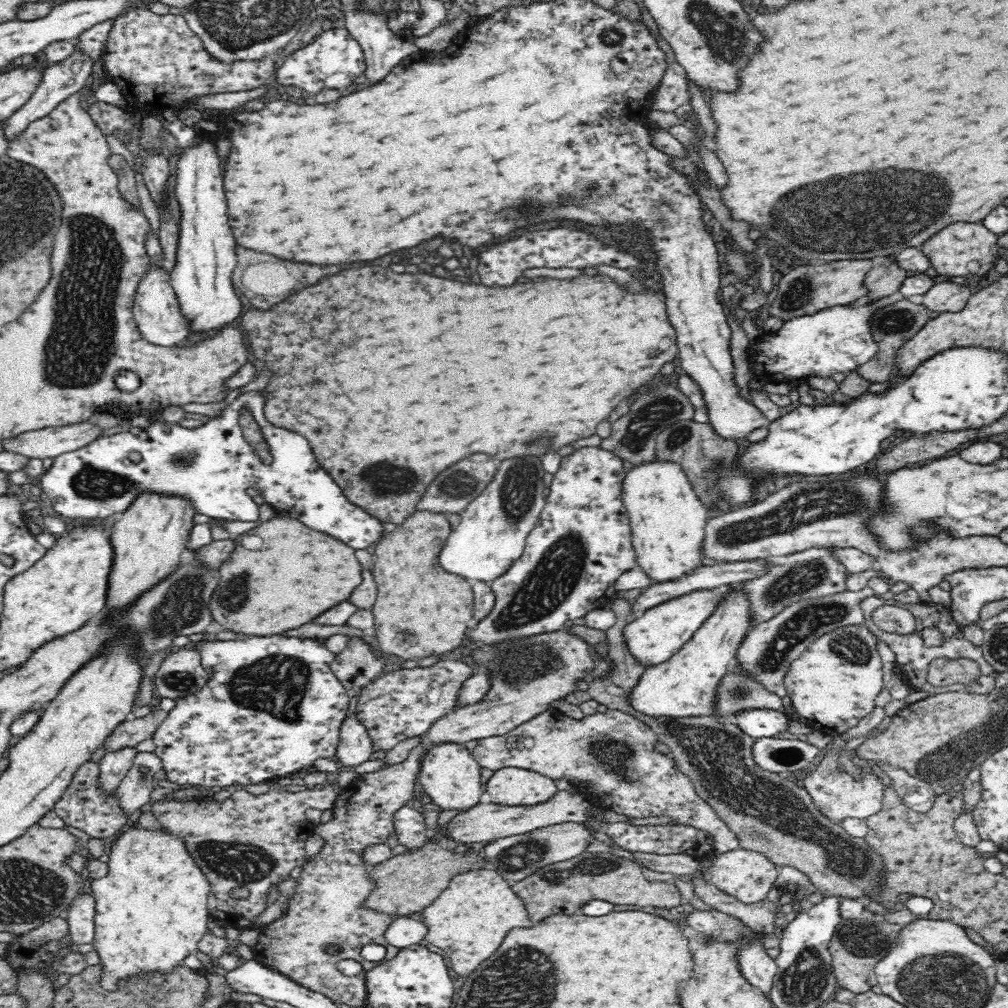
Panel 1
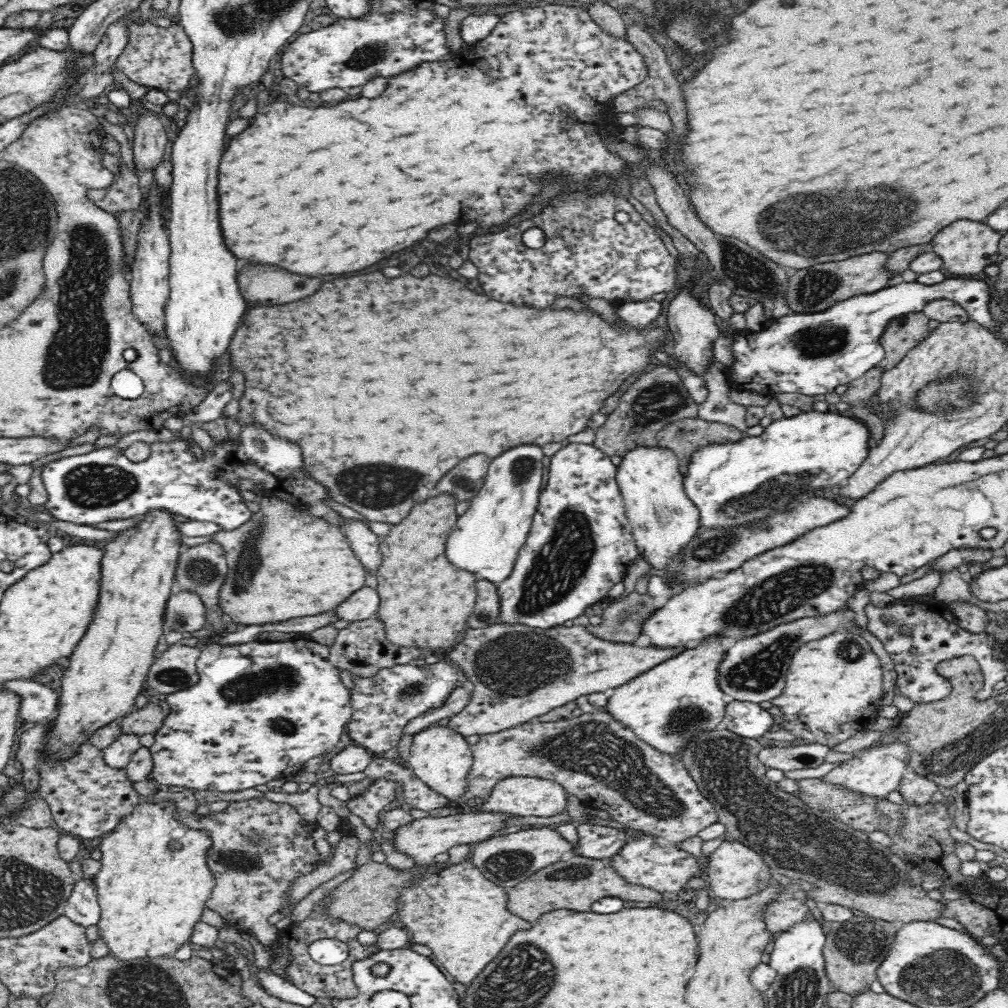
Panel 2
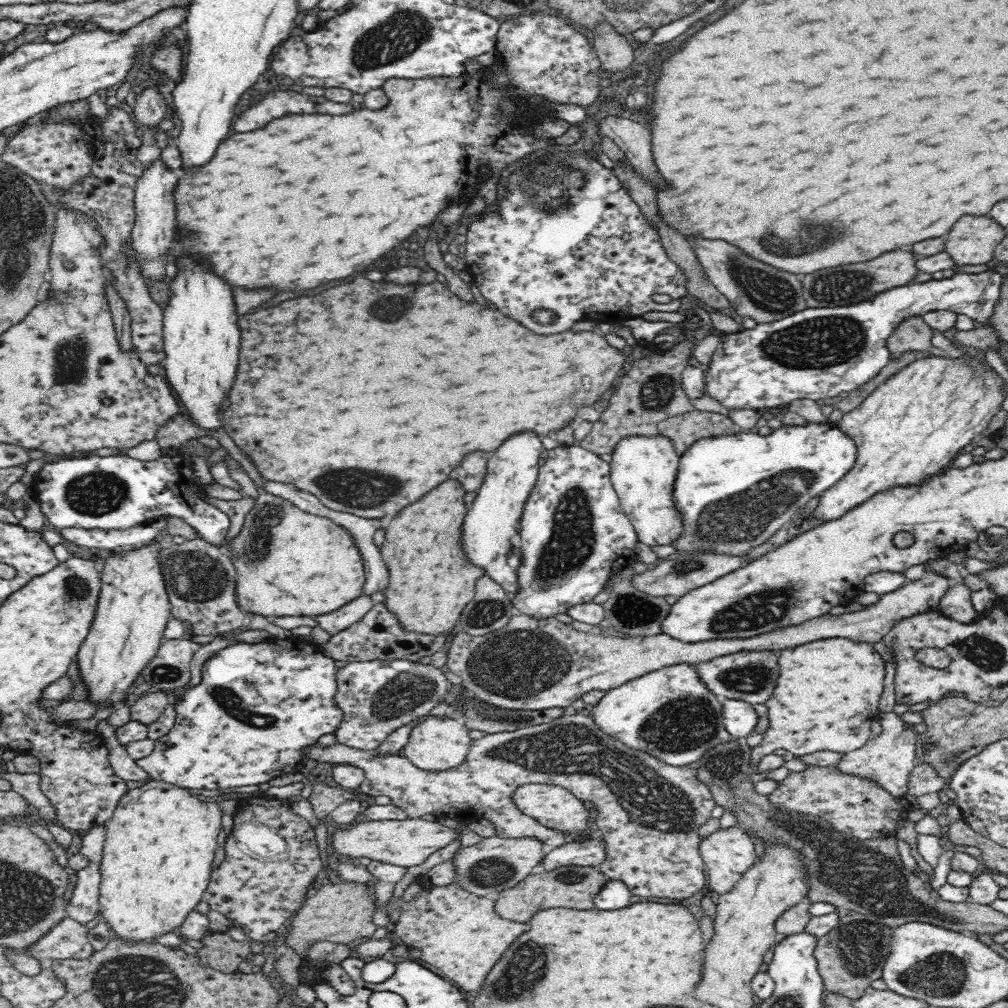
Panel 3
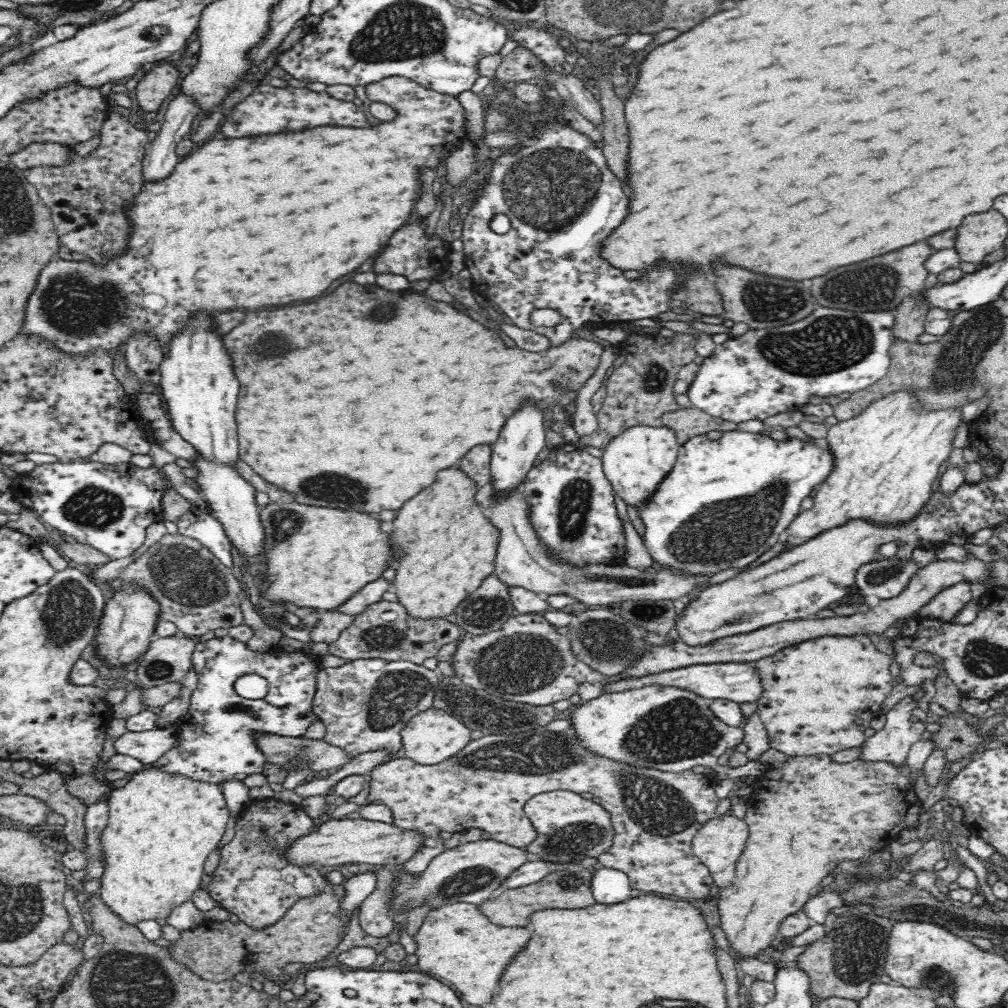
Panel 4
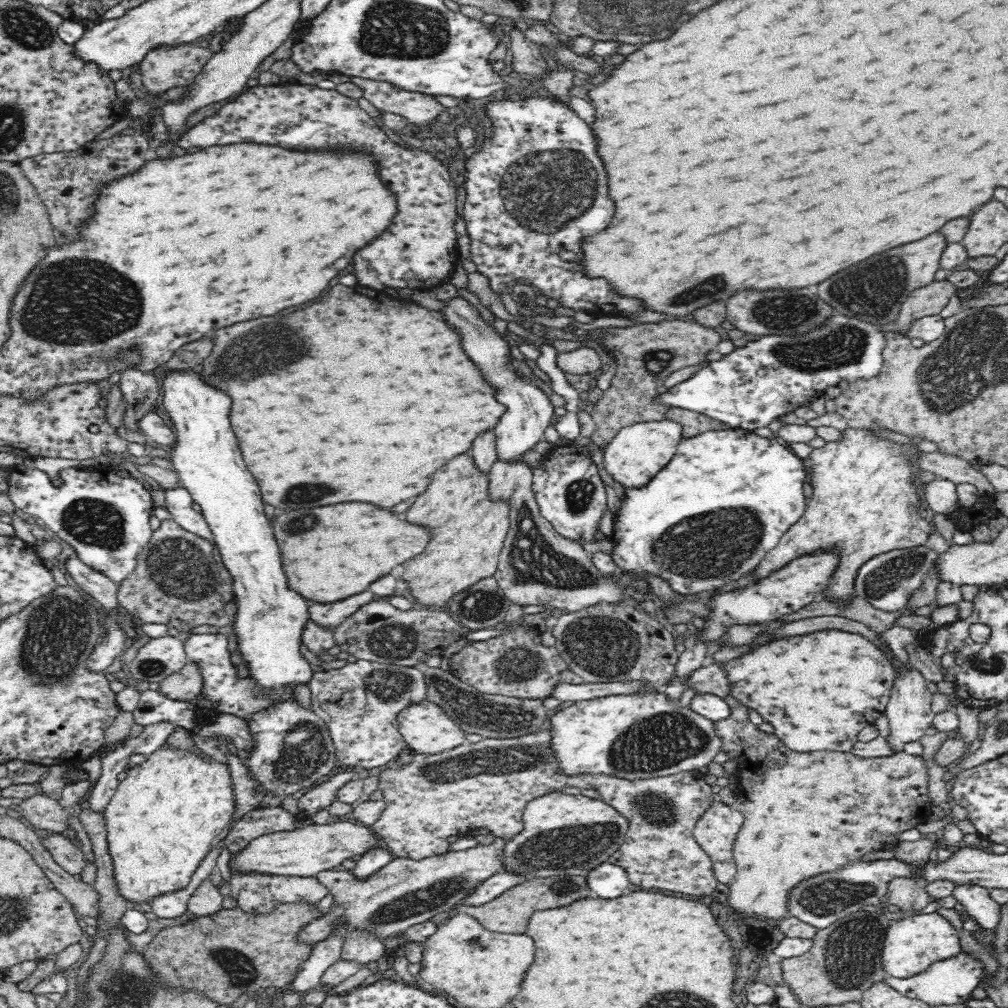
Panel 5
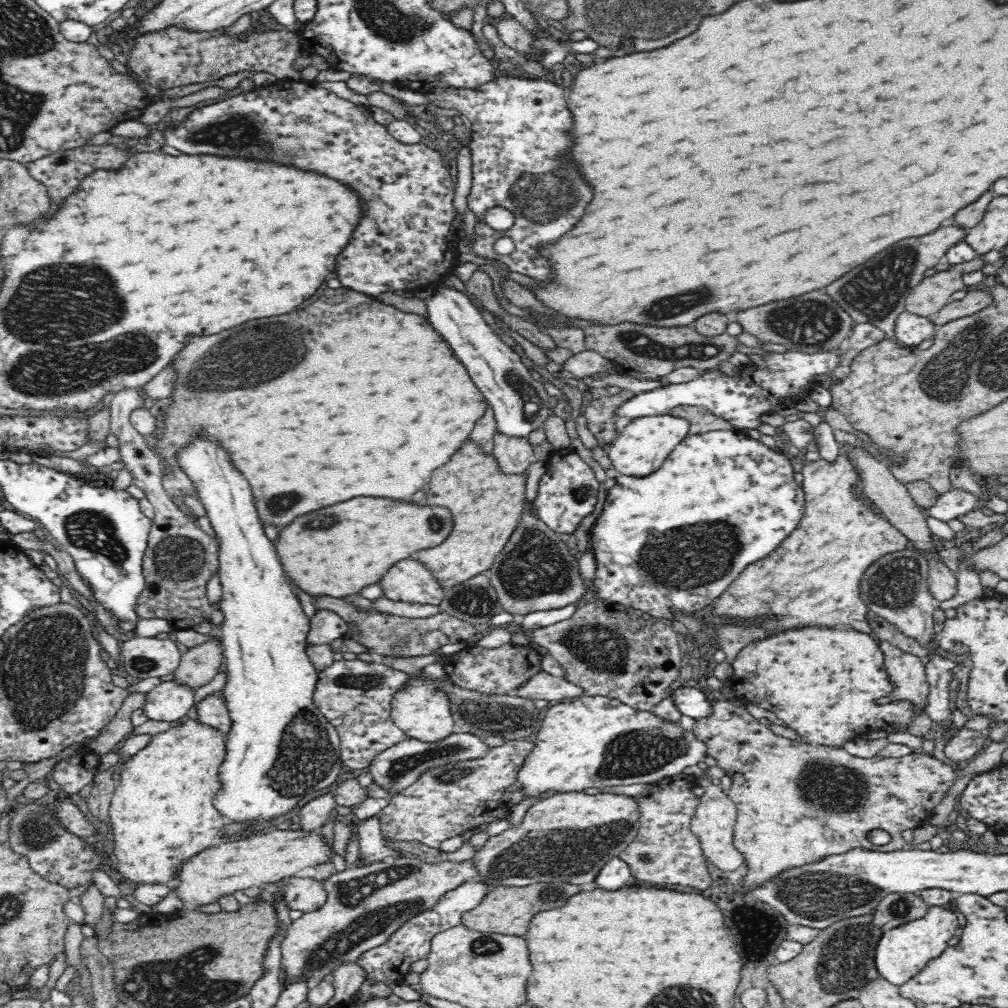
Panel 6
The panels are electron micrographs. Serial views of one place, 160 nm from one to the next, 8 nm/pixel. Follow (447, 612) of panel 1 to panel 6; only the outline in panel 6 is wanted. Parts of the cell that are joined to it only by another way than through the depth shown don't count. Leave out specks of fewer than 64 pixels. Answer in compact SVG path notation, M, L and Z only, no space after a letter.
M466 440L450 462L434 472L428 486L428 506L450 508L454 512L454 530L444 544L418 551L414 557L437 576L444 589L486 573L492 566L522 516L527 478L527 470L518 474L502 472L497 458L490 452L482 452L472 440Z

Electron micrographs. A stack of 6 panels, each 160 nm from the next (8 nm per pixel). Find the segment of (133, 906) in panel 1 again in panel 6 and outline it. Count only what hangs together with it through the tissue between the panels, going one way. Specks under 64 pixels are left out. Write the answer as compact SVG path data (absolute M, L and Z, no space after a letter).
M186 717L184 720L172 724L169 730L166 732L160 732L155 736L151 736L150 743L142 750L138 750L134 756L130 756L129 760L122 764L122 772L120 772L120 781L118 782L117 789L115 790L109 807L109 822L112 823L112 831L114 834L114 854L118 858L118 870L126 877L128 882L134 882L137 885L140 884L159 884L168 882L175 878L178 872L178 866L188 860L190 856L197 855L198 852L206 850L206 848L212 846L218 841L218 832L224 828L224 818L222 815L214 809L212 799L214 794L218 792L220 783L218 783L218 766L222 764L224 760L225 748L225 736L222 732L218 731L218 728L204 724L196 719Z

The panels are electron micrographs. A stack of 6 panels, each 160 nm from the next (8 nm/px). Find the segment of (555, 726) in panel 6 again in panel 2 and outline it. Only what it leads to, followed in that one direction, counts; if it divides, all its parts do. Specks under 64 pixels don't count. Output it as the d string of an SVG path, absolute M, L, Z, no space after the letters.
M712 636L698 647L688 647L675 658L614 688L602 710L658 752L673 757L682 754L692 740L721 728L727 704L717 683L718 666L725 652L720 642L720 636Z

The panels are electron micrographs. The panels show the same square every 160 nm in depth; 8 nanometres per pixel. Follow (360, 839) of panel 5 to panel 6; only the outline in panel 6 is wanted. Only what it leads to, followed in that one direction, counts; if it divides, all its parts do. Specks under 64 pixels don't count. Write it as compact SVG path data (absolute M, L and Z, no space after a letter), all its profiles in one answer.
M285 826L246 839L217 841L197 855L190 856L178 866L174 878L178 884L172 888L172 892L185 904L185 908L204 906L246 888L272 885L294 877L306 866L314 867L328 858L330 848L322 841L319 832L304 833L302 829L292 831Z

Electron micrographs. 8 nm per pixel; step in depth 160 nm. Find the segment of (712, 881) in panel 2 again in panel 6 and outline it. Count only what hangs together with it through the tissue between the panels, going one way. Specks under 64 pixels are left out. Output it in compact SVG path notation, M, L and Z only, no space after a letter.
M704 773L697 779L697 782L703 786L705 792L700 798L700 804L691 820L692 832L698 837L702 852L707 860L726 872L741 870L744 867L745 858L733 843L733 832L737 818L735 802L730 800L729 795L724 793L720 785L712 784Z

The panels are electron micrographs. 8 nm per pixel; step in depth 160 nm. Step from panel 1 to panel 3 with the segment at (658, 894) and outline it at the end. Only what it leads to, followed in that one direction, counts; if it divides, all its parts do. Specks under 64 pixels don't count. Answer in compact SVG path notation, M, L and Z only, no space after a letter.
M560 866L551 872L544 871L535 876L573 876L576 880L582 880L582 882L564 884L564 882L558 882L558 880L550 882L546 878L540 878L540 882L536 884L536 890L528 890L528 892L526 892L526 882L520 882L498 894L498 898L494 902L494 912L506 920L528 923L534 914L544 909L574 908L574 910L590 910L590 908L594 908L594 896L609 880L604 874L594 871L591 866Z

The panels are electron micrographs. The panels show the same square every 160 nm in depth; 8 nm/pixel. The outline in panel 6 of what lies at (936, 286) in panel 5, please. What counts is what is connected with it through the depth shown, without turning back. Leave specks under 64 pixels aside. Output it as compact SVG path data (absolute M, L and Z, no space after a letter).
M977 257L974 261L950 264L950 268L922 278L906 296L905 310L912 314L930 317L951 301L950 296L966 285L962 275L980 271L984 266Z

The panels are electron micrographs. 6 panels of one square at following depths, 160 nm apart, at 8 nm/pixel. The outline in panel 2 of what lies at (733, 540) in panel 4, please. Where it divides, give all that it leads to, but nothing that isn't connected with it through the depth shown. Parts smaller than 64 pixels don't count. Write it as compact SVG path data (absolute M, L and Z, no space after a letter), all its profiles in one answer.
M832 409L825 413L803 410L797 416L772 421L759 436L744 437L738 442L721 439L698 446L683 475L684 490L700 512L700 530L745 527L772 516L774 512L789 509L800 491L843 485L868 456L871 441L866 424L850 414L840 414Z

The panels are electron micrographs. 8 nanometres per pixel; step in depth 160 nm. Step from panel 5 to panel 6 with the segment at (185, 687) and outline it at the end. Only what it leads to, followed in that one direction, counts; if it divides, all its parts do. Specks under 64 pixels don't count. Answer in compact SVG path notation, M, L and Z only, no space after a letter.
M209 636L203 644L183 649L181 662L174 672L174 680L198 688L208 684L218 674L222 664L221 639Z

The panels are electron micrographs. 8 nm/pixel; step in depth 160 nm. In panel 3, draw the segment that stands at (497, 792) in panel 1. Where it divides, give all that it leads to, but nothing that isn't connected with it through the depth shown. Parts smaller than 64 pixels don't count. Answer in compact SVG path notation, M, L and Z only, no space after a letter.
M525 784L517 788L513 794L516 806L528 816L552 830L558 830L564 836L564 844L582 842L588 839L602 839L600 831L594 823L588 809L584 807L583 800L574 796L566 788L547 784Z

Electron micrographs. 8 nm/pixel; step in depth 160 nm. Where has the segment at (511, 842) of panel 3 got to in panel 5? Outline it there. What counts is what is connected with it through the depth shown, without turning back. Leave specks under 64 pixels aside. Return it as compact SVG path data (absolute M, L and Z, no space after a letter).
M496 836L489 845L439 853L422 860L394 857L378 872L363 880L358 879L351 870L342 867L318 872L315 878L328 889L333 901L326 913L312 918L298 930L296 939L298 943L314 948L338 929L344 929L346 934L342 942L345 942L352 931L366 931L366 935L385 942L415 924L448 911L462 898L466 898L466 894L470 894L478 884L484 883L495 872L500 872L500 868L504 866L500 859L504 844L506 838Z

